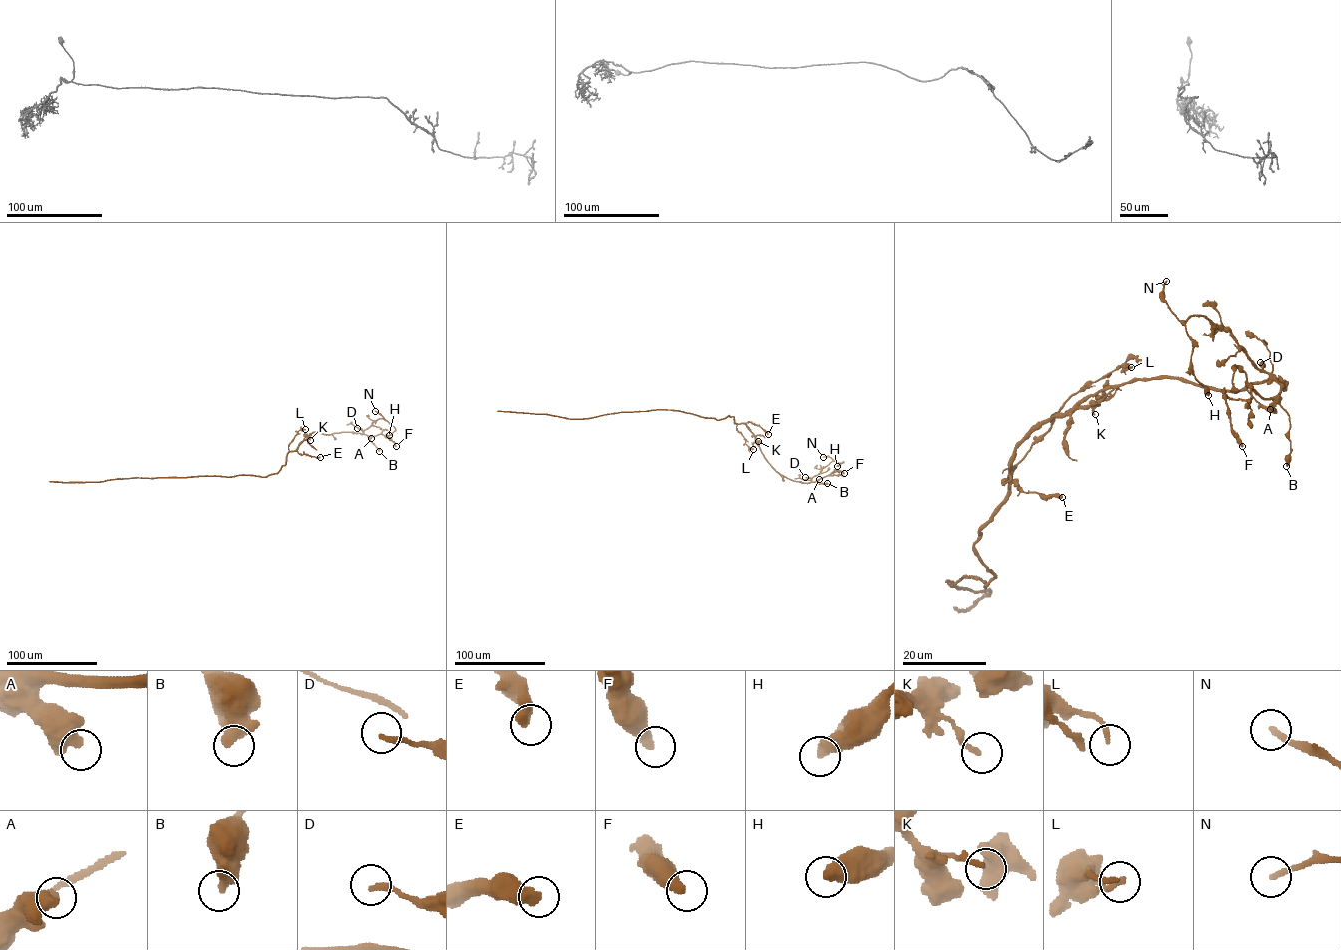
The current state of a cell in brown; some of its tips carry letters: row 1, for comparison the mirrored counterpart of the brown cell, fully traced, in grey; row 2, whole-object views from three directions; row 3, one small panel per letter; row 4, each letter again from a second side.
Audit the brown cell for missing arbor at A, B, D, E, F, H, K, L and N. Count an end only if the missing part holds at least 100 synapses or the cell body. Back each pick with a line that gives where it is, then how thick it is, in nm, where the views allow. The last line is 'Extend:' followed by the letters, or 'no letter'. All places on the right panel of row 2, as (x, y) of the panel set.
Extend: no letter

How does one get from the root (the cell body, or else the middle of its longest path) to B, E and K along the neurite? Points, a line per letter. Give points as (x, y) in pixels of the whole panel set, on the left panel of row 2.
B: (264, 476), (276, 474), (285, 464), (287, 454), (313, 432), (363, 433), (379, 451)
E: (264, 476), (276, 474), (285, 464), (290, 451), (320, 457)
K: (264, 476), (276, 474), (285, 464), (289, 452), (307, 438), (310, 440)

